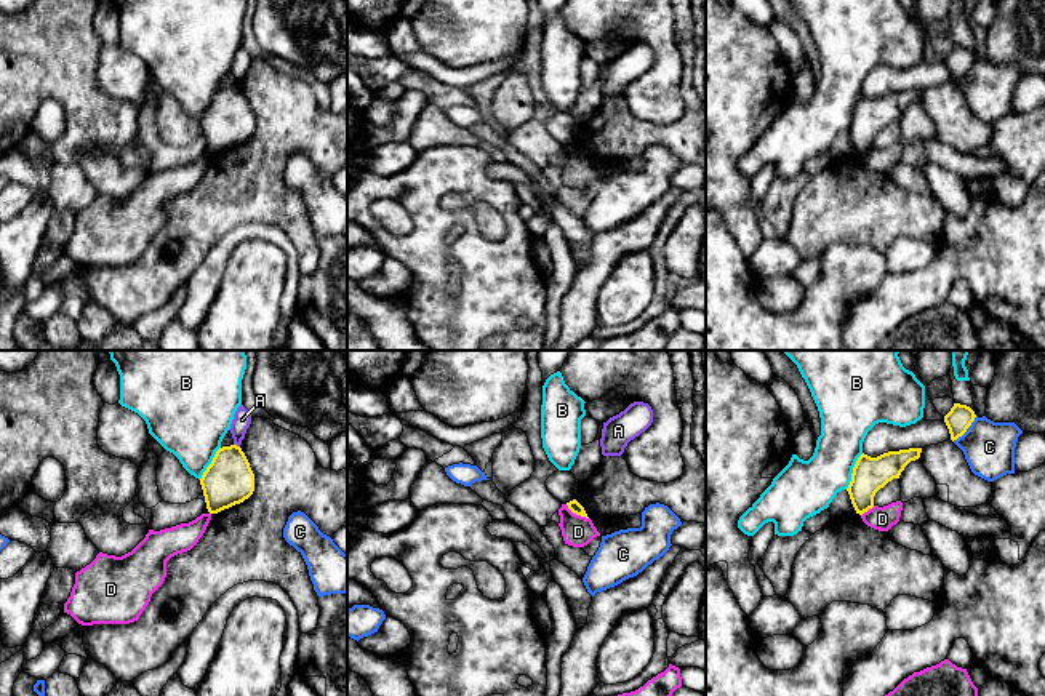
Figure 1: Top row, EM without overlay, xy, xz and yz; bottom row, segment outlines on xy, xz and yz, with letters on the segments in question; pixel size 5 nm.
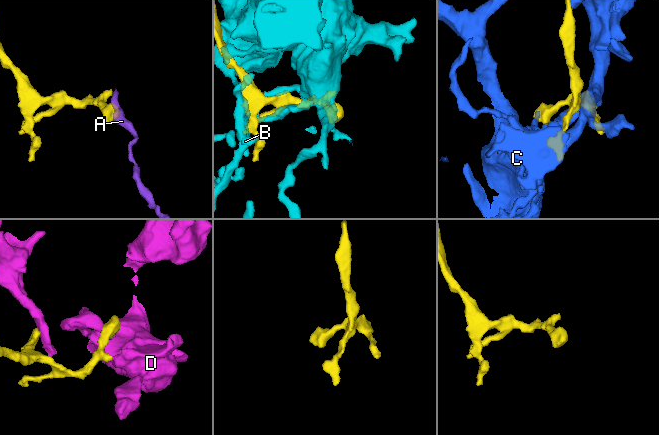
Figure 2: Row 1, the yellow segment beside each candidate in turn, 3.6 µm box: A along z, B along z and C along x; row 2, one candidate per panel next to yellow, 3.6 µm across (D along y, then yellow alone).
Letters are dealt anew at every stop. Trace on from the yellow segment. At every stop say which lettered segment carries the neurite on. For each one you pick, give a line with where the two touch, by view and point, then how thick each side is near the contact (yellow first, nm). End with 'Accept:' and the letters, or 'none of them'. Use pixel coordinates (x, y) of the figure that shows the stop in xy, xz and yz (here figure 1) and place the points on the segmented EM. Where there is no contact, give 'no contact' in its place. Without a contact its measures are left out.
Accept: none of them

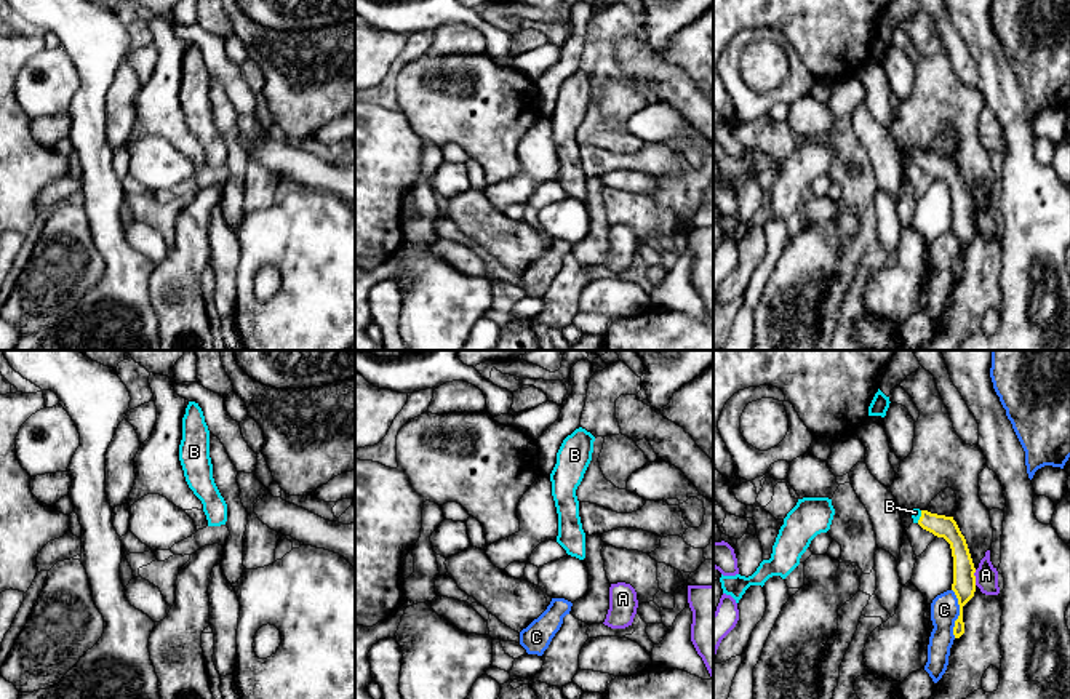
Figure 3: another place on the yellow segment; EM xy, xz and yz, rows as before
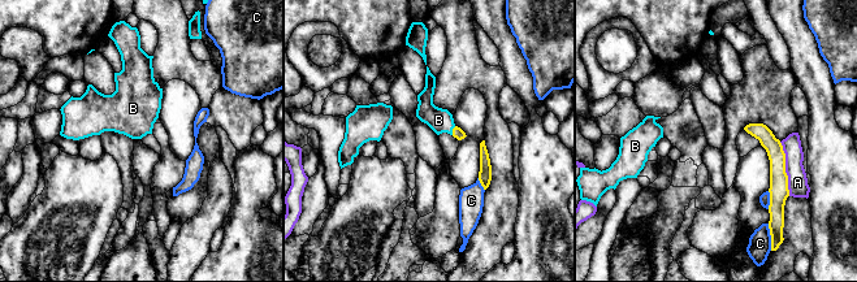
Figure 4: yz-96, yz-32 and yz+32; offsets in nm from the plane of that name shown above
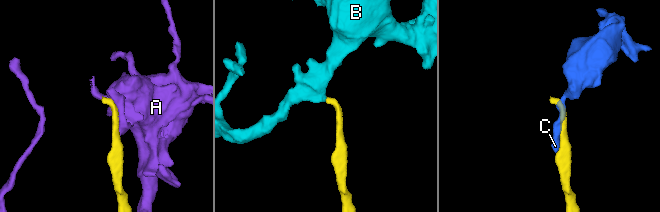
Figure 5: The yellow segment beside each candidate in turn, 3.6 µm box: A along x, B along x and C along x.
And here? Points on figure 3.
B: yz (920, 517) | 110/50 nm
Accept: B

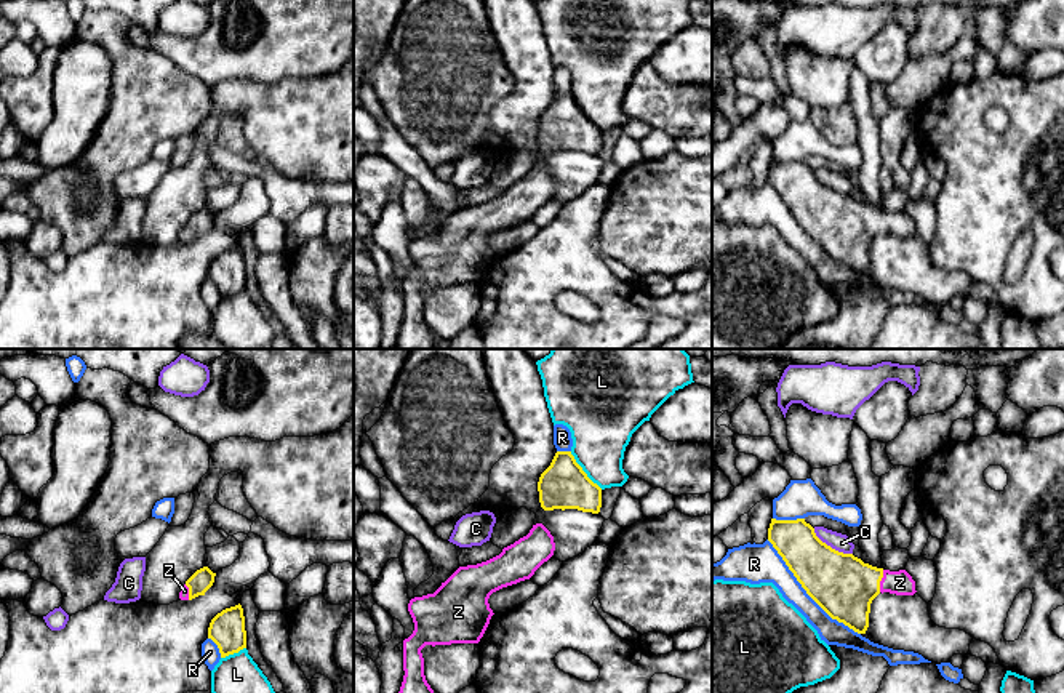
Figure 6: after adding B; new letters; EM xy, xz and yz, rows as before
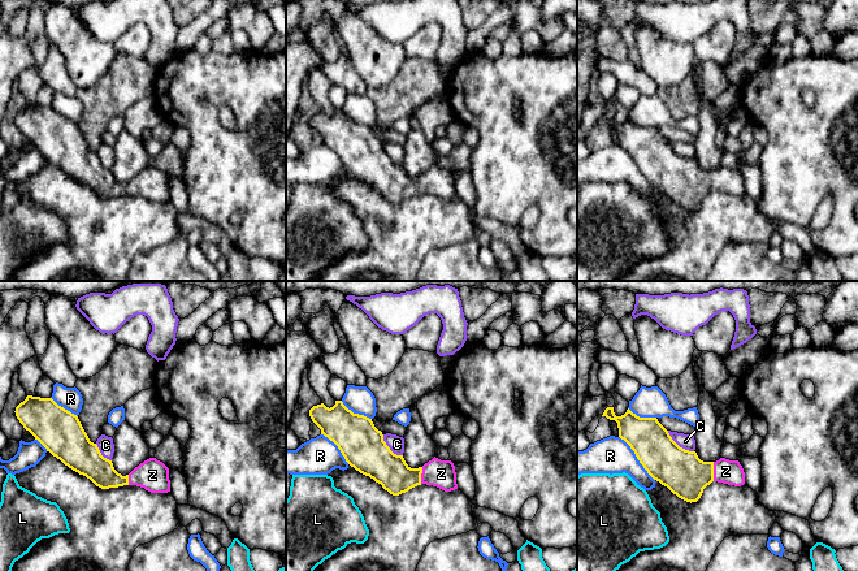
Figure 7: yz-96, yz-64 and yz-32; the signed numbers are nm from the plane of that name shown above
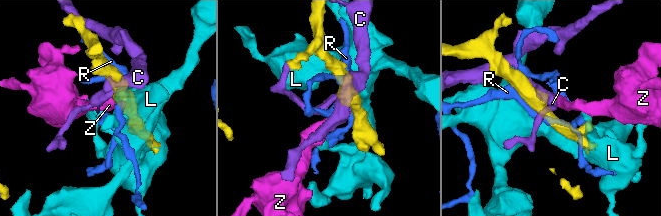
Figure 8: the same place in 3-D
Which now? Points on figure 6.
Z: yz (880, 580) | 320/120 nm
Accept: Z

